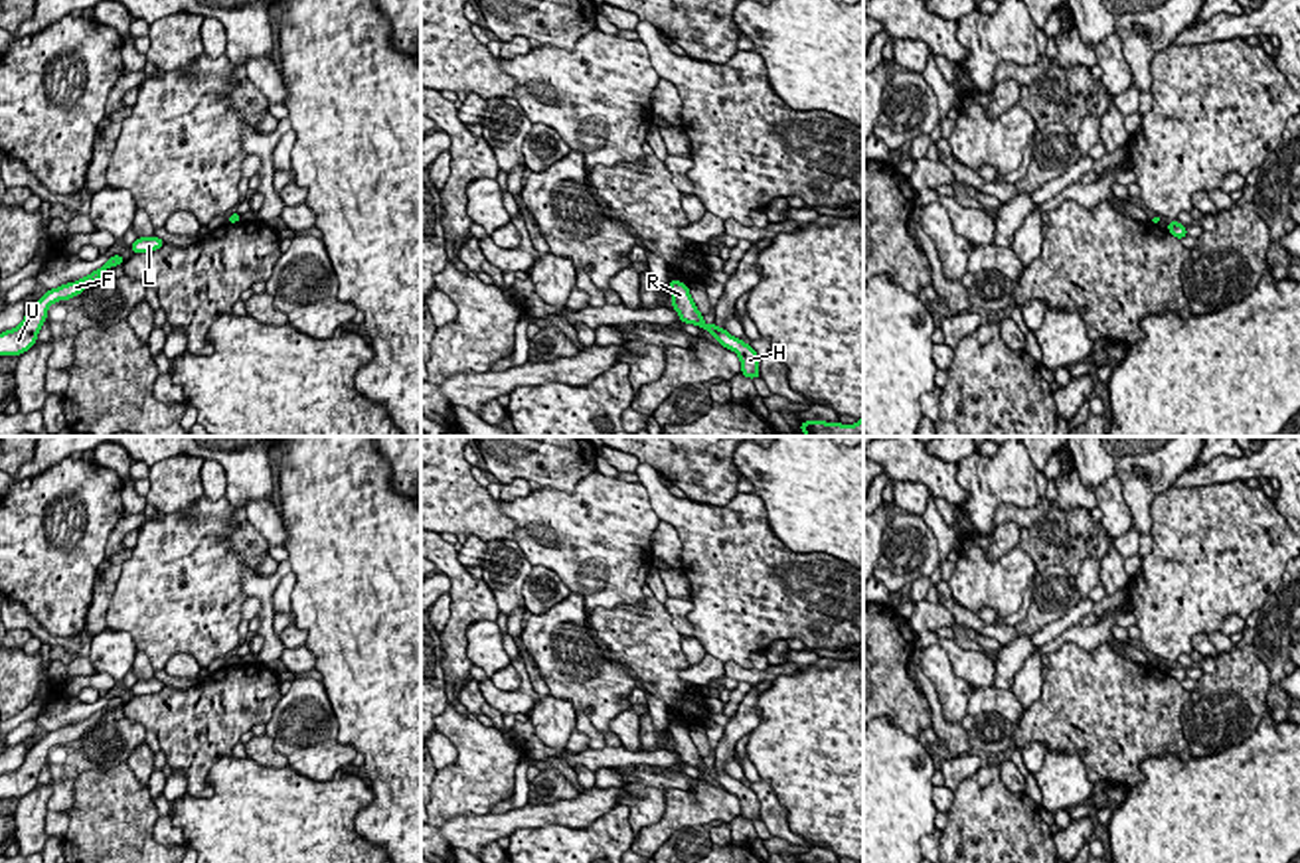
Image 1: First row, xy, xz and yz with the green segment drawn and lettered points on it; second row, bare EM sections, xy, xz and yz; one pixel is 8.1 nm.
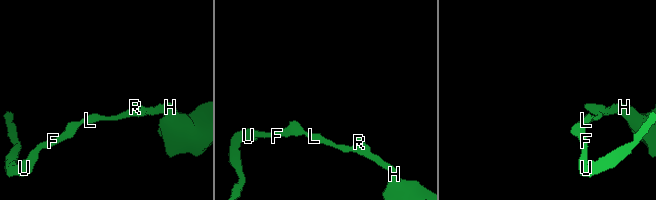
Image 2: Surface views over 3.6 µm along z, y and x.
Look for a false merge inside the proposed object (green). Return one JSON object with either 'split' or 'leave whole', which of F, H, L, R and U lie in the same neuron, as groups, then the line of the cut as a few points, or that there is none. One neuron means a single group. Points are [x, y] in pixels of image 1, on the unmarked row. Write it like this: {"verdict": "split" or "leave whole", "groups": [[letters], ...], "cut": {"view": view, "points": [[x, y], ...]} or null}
{"verdict": "leave whole", "groups": [["F", "H", "L", "R", "U"]], "cut": null}

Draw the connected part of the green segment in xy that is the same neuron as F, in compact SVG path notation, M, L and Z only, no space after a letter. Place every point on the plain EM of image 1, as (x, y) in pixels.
M113 697L101 711L93 713L91 717L41 737L41 741L30 748L20 768L0 776L0 798L22 798L28 794L38 784L38 776L47 762L47 752L53 745L79 739L85 731L97 725L107 711L121 705L124 705L122 697Z

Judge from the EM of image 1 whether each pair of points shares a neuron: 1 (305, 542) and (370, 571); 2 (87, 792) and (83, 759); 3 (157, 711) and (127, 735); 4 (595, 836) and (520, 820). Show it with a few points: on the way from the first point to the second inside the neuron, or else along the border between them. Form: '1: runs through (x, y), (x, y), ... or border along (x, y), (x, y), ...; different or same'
1: runs through (321, 542), (340, 542), (354, 555); same
2: border along (125, 761), (87, 769), (64, 810); different
3: border along (121, 706), (129, 719), (139, 721), (147, 729); different
4: border along (589, 822), (579, 828), (516, 828), (508, 836); different

